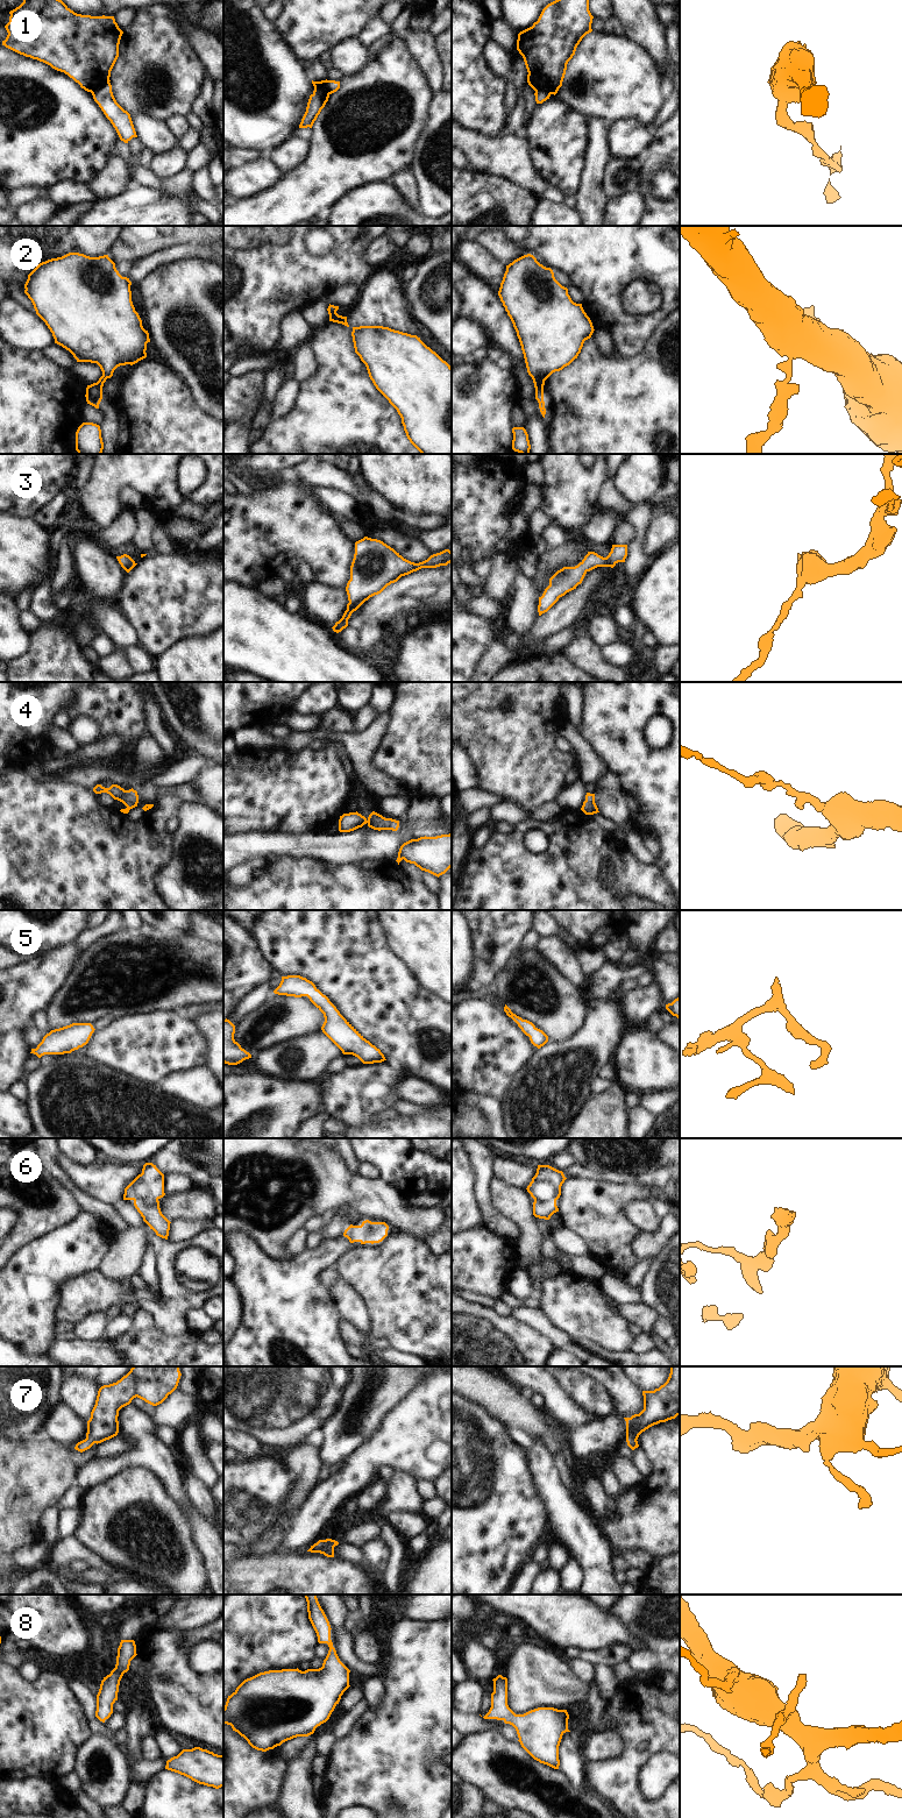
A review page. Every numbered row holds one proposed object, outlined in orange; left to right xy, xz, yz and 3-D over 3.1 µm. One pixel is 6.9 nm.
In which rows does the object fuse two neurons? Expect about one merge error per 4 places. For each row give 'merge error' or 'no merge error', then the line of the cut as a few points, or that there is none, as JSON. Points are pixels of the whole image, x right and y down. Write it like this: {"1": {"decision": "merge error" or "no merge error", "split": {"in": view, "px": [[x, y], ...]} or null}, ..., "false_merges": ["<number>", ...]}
{"1": {"decision": "merge error", "split": {"in": "xy", "px": [[108, 82], [92, 93]]}}, "2": {"decision": "no merge error", "split": null}, "3": {"decision": "no merge error", "split": null}, "4": {"decision": "no merge error", "split": null}, "5": {"decision": "no merge error", "split": null}, "6": {"decision": "no merge error", "split": null}, "7": {"decision": "no merge error", "split": null}, "8": {"decision": "no merge error", "split": null}, "false_merges": ["1"]}

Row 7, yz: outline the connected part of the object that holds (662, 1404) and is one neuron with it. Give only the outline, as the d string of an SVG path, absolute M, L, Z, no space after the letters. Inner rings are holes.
M670 1366L667 1382L654 1391L642 1391L644 1409L626 1421L626 1442L634 1450L639 1435L649 1427L680 1415L680 1366Z

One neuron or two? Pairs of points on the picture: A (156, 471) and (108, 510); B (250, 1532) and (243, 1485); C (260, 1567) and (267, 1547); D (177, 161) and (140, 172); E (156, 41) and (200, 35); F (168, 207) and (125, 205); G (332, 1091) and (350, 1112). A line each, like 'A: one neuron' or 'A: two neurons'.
A: one neuron
B: one neuron
C: two neurons
D: two neurons
E: two neurons
F: one neuron
G: one neuron

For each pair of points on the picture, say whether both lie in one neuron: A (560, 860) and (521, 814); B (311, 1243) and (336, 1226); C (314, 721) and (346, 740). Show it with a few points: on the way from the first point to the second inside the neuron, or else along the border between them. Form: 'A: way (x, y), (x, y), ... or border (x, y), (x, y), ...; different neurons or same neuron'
A: border (553, 819), (523, 819), (515, 828); different neurons
B: way (317, 1237), (331, 1231); same neuron
C: border (314, 729), (291, 731); different neurons

